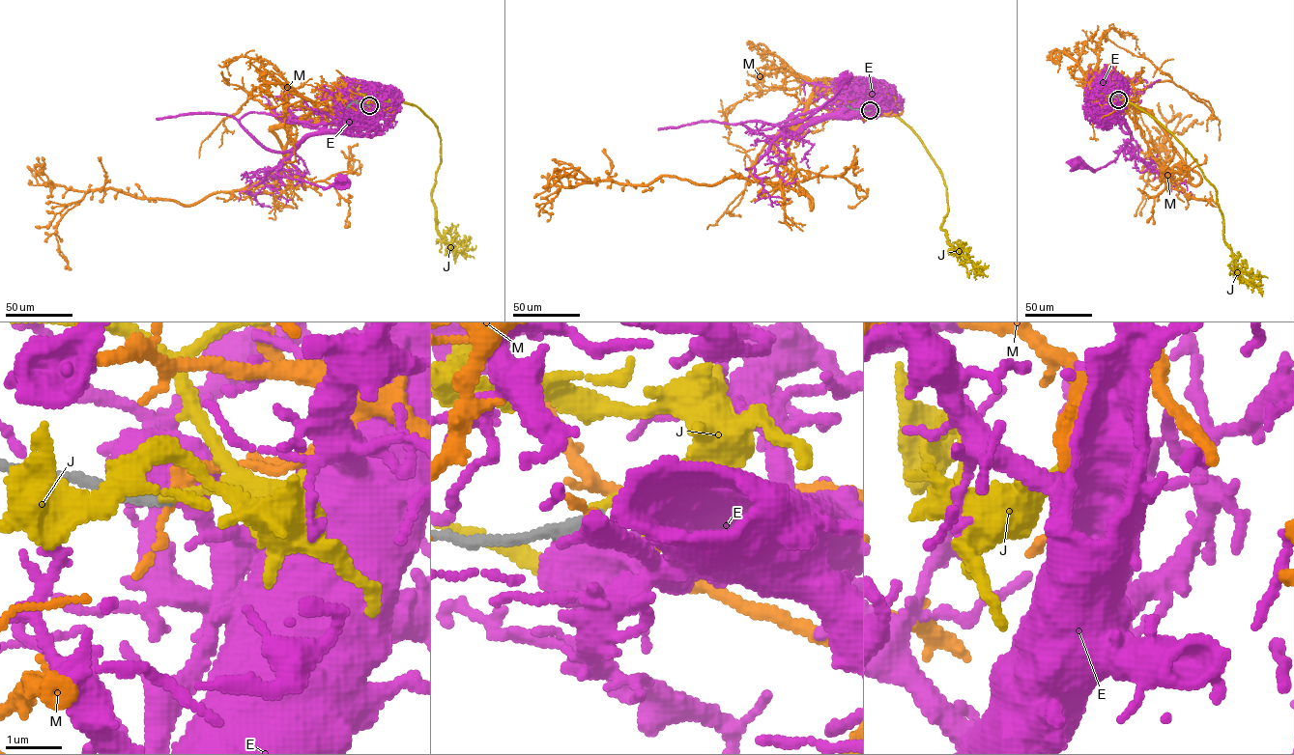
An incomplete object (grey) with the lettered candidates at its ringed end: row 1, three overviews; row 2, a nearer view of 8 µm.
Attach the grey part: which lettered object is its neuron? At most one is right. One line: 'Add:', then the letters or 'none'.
Add: none

